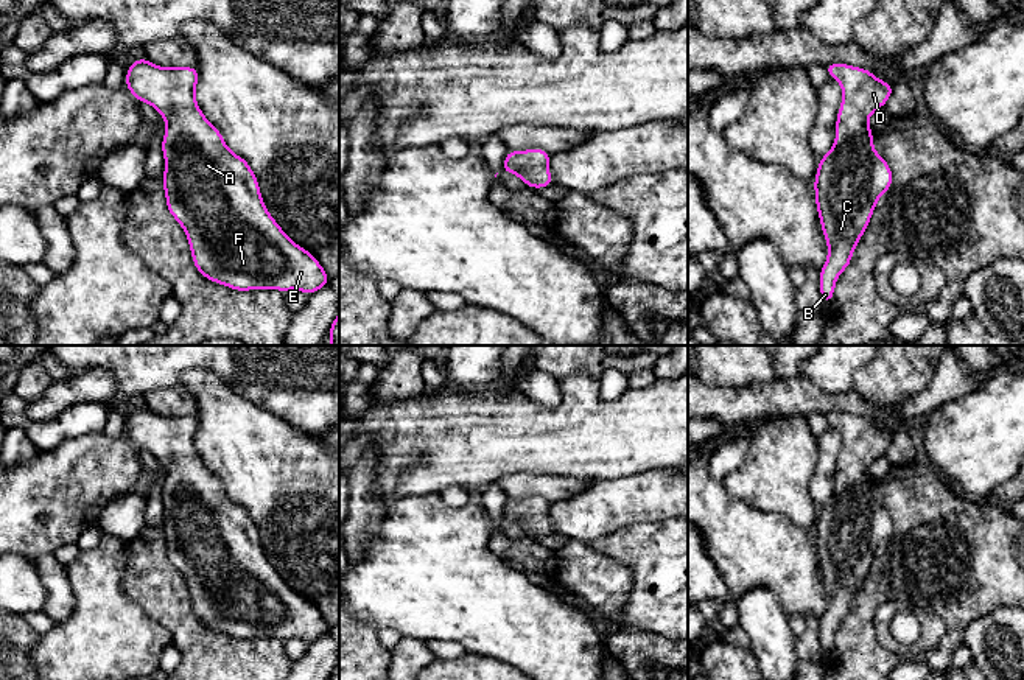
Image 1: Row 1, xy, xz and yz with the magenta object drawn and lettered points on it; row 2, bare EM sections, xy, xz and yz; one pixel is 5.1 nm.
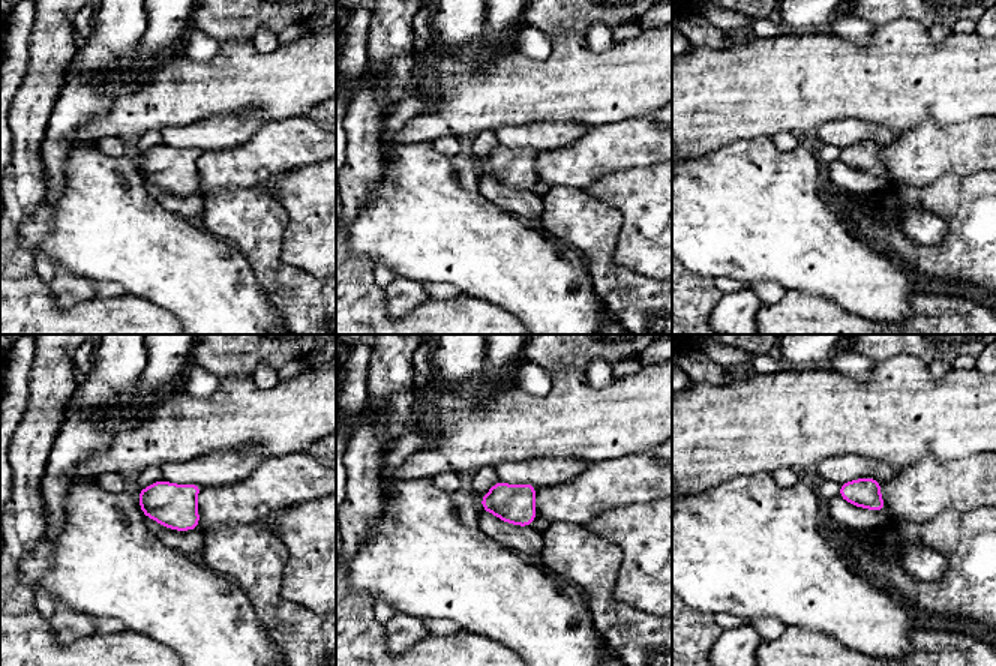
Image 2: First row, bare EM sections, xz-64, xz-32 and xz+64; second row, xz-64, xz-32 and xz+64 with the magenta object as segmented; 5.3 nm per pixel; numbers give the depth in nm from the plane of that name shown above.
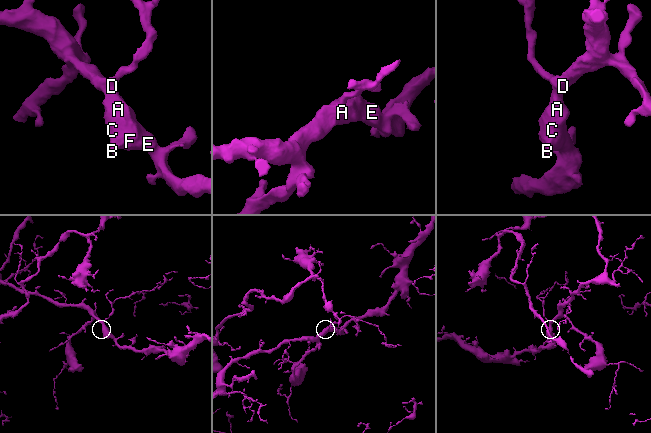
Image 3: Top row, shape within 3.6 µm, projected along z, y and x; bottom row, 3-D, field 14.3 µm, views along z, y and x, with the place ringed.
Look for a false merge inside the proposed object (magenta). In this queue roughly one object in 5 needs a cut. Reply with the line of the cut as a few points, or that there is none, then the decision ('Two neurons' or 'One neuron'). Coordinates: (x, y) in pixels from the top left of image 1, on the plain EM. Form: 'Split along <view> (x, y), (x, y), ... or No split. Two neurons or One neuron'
No split. One neuron

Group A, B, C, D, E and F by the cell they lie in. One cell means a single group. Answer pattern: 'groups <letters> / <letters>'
groups A B C D E F

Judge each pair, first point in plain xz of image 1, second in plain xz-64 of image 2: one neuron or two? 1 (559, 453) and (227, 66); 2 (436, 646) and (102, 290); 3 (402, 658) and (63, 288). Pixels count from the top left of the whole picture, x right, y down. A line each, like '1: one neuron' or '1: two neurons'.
1: one neuron
2: one neuron
3: one neuron

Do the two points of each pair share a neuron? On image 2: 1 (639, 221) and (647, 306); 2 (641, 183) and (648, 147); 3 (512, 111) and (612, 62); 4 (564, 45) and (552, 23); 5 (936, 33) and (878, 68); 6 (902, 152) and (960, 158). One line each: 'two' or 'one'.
1: two
2: two
3: one
4: two
5: two
6: one

